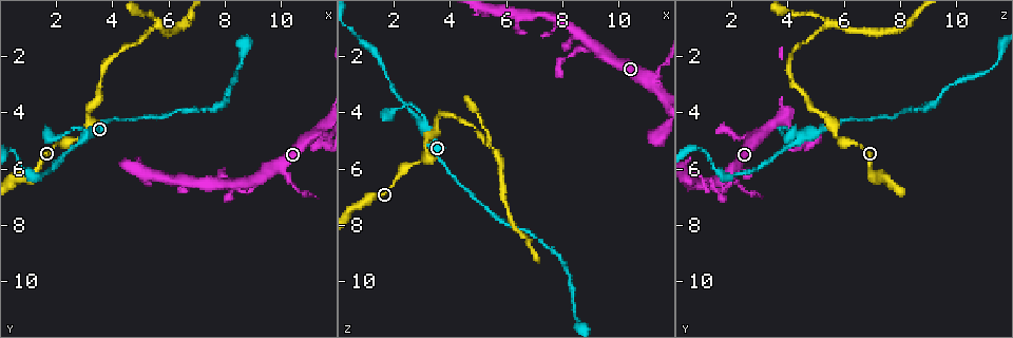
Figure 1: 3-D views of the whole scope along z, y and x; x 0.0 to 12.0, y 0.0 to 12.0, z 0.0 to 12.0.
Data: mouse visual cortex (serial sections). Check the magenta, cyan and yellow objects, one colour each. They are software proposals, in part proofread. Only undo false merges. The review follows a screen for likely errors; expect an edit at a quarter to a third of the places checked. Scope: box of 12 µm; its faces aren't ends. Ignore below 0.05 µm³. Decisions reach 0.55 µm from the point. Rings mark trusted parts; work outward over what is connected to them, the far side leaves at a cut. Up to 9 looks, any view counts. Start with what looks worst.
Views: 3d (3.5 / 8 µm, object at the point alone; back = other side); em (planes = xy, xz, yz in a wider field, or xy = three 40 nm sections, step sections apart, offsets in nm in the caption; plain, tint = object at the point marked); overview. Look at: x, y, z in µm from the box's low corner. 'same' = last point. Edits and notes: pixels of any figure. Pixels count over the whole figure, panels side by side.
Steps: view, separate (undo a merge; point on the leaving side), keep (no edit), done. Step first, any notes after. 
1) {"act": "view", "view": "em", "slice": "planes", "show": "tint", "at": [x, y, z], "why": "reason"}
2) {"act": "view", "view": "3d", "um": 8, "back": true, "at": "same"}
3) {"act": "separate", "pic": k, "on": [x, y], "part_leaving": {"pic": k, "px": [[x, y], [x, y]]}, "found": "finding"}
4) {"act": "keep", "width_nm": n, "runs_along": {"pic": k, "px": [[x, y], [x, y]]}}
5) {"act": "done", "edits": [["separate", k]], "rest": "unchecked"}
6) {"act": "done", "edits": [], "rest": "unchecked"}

{"act": "view", "view": "3d", "um": 8, "at": [5.6, 0.9, 5.5], "why": "branch point"}

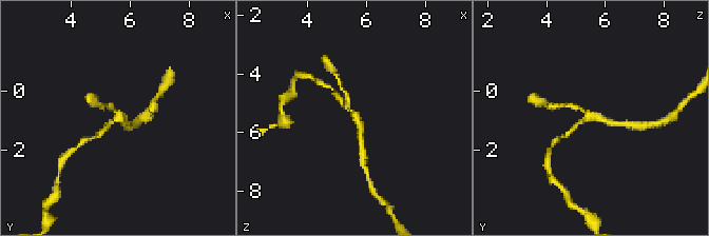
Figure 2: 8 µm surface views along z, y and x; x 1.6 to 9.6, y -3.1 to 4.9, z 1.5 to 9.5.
{"act": "view", "view": "3d", "um": 3.5, "at": [5.7, 0.9, 5.4]}

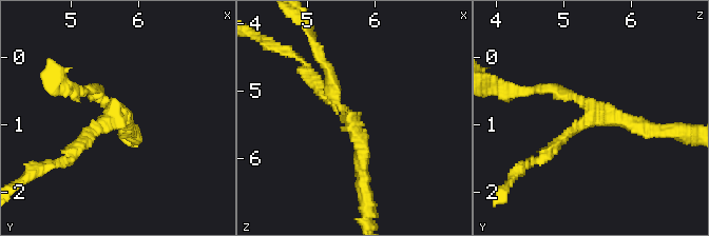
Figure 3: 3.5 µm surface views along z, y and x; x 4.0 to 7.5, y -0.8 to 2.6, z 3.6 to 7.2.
{"act": "view", "view": "em", "slice": "xy", "step": 3, "show": "tint", "at": [5.70, 0.90, 5.40], "arms": 3, "arm_widths_nm": [150, 150, 200]}

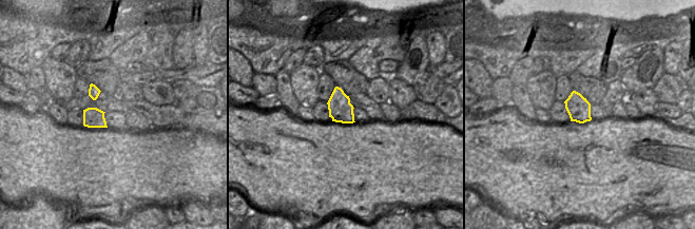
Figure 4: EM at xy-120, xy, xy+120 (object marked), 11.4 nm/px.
{"act": "keep", "runs_along": {"pic": 3, "px": [[311, 76], [353, 119], [363, 183]]}, "found": "all the same cell"}

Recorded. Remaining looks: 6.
{"act": "view", "view": "3d", "um": 8, "at": [2.9, 4.9, 4.4], "why": "three arms meet"}

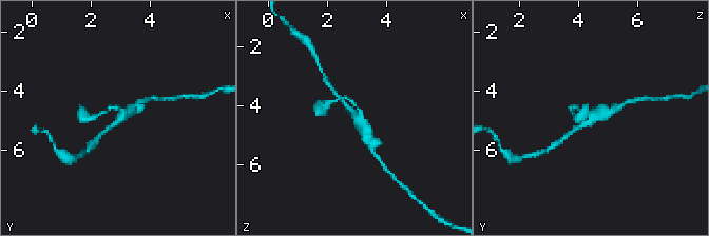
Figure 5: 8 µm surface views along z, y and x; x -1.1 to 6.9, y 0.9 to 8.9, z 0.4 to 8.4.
{"act": "view", "view": "em", "slice": "xy", "step": 2, "show": "tint", "at": [3.1, 4.9, 4.5], "arms": 3, "arm_widths_nm": [100, 150, 300], "why": "now the EM"}

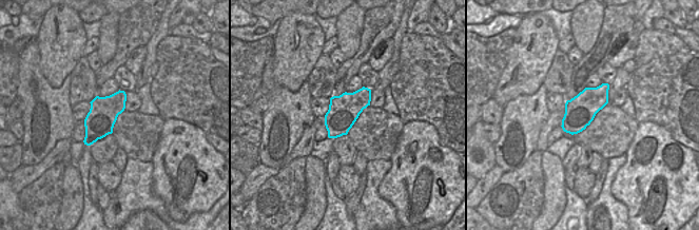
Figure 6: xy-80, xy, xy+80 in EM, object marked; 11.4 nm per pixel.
{"act": "keep", "width_nm": 360, "runs_along": {"pic": 5, "px": [[372, 143], [340, 98]]}, "found": "one cell here"}

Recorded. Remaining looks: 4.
{"act": "view", "view": "3d", "um": 3.5, "at": [11.2, 4.8, 2.7]}

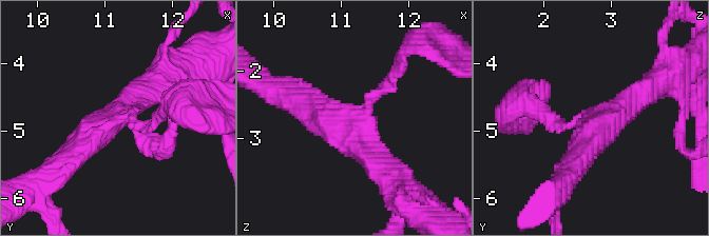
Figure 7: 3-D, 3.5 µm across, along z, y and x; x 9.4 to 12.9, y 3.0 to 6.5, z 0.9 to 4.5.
{"act": "view", "view": "em", "slice": "xy", "step": 2, "show": "tint", "at": [11.25, 4.80, 2.65], "arms": 3, "arm_widths_nm": [150, 350, 400], "why": "now the EM"}

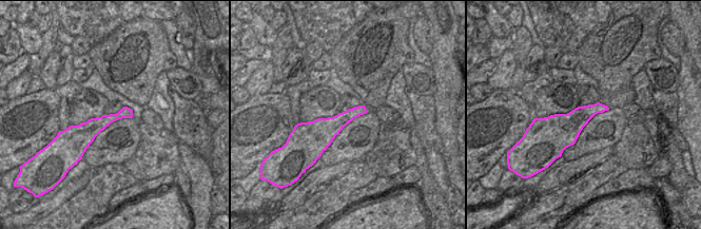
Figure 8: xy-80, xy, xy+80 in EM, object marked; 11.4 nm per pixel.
{"act": "keep", "runs_along": {"pic": 7, "px": [[73, 155], [121, 116], [151, 125], [160, 113]]}, "found": "all the same cell"}

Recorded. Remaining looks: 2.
{"act": "view", "view": "3d", "um": 3.5, "at": [9.0, 6.4, 1.7], "why": "three arms meet"}

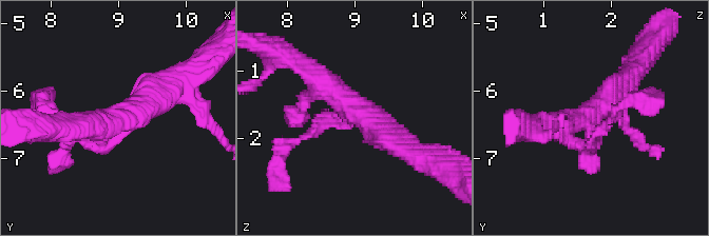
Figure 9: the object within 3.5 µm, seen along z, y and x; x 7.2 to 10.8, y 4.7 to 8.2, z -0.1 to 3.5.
{"act": "view", "view": "em", "slice": "xy", "step": 3, "show": "tint", "at": [9.05, 6.40, 1.65], "arms": 3, "arm_widths_nm": [150, 350, 400], "why": "shape alone is not enough"}

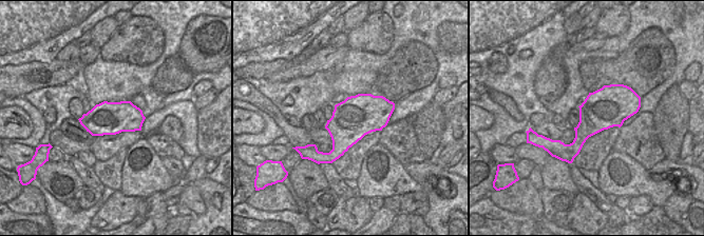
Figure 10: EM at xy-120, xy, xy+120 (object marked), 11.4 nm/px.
{"act": "keep", "width_nm": 480, "runs_along": {"pic": 9, "px": [[409, 148], [347, 104], [302, 63]]}, "found": "continuous, no second cell"}

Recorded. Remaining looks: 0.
{"act": "done", "edits": [], "rest": "unchecked"}

